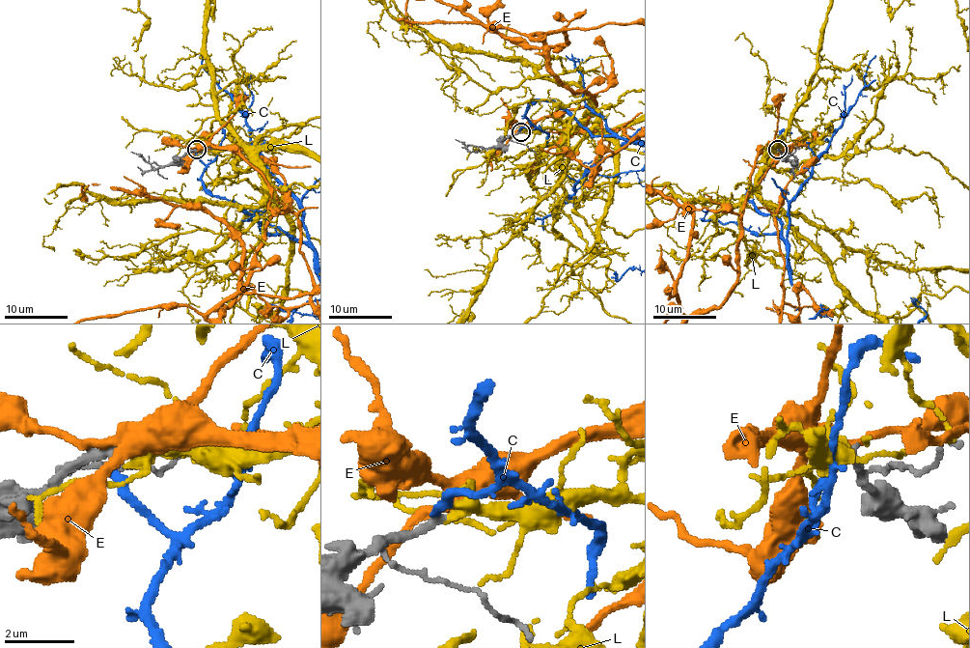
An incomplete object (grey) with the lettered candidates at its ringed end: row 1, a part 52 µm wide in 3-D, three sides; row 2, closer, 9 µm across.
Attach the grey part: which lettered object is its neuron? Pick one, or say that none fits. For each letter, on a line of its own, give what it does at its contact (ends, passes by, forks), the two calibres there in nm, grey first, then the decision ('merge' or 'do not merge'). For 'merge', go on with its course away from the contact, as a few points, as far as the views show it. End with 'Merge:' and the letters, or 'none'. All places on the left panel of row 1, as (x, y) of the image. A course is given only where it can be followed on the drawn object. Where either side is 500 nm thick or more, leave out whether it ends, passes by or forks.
C: it ends there; 280 nm thick on the grey side, 240 nm on the other; do not merge
E: it passes by; 320 nm thick on the grey side, 300 nm on the other; do not merge
L: it passes by; 280 nm thick on the grey side, 280 nm on the other; merge
Merge: L

